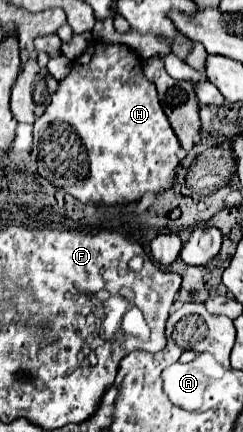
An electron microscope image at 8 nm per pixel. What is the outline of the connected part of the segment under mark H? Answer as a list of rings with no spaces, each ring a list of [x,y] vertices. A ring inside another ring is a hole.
[[[92,39],[86,47],[86,51],[72,61],[72,67],[70,67],[70,73],[60,81],[56,93],[52,95],[50,103],[46,105],[46,111],[34,121],[34,147],[32,147],[32,153],[36,155],[36,165],[38,165],[38,173],[52,181],[56,187],[62,187],[64,191],[68,191],[70,195],[74,195],[78,201],[82,203],[94,203],[94,205],[116,205],[116,203],[132,203],[132,201],[138,201],[144,193],[148,191],[160,191],[160,189],[168,189],[172,185],[172,177],[174,177],[174,171],[178,167],[178,153],[180,149],[180,143],[160,107],[160,101],[158,101],[158,95],[156,95],[156,87],[152,81],[146,79],[144,71],[142,71],[142,61],[140,57],[130,51],[126,45],[112,45],[112,43],[98,43],[96,39]]]

